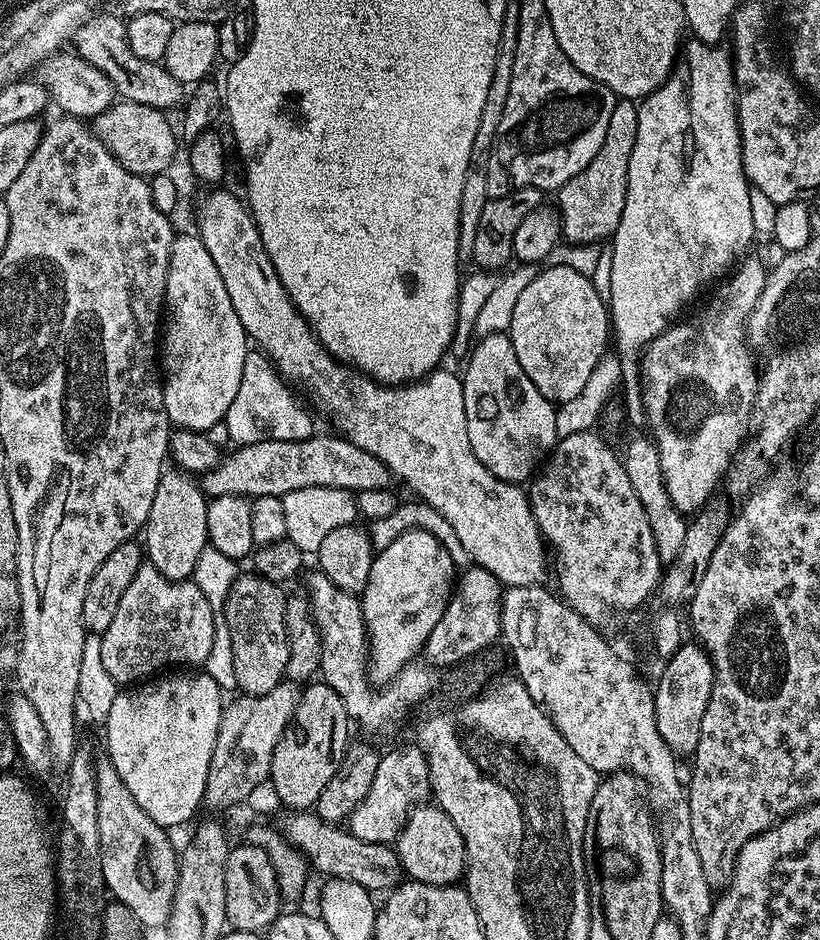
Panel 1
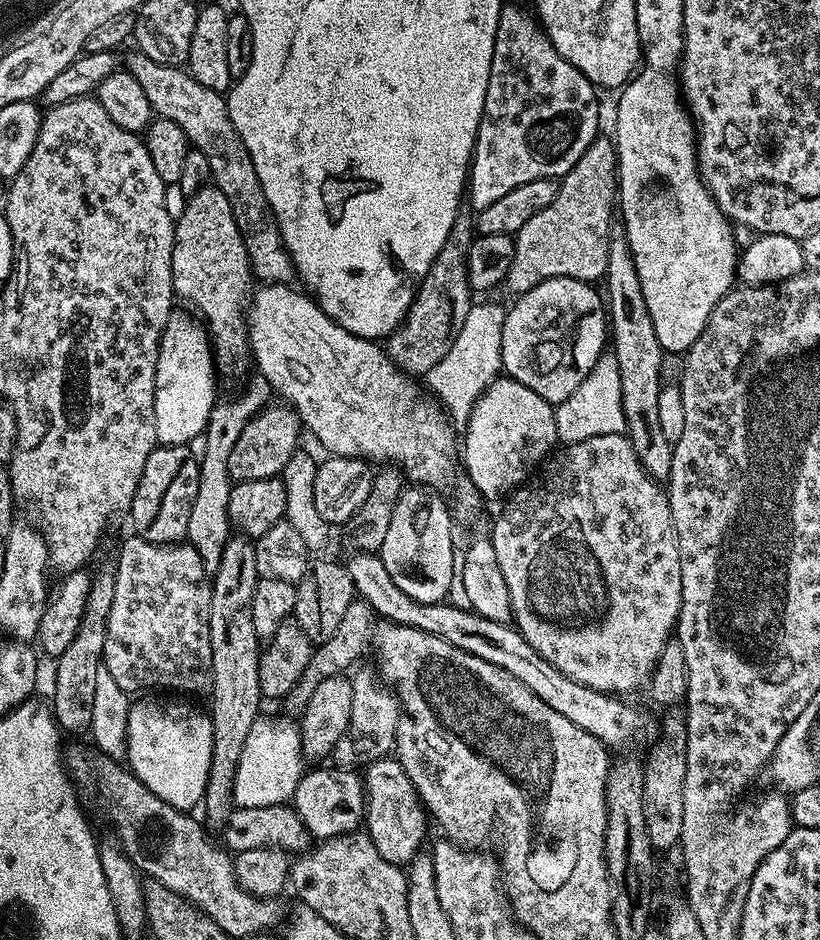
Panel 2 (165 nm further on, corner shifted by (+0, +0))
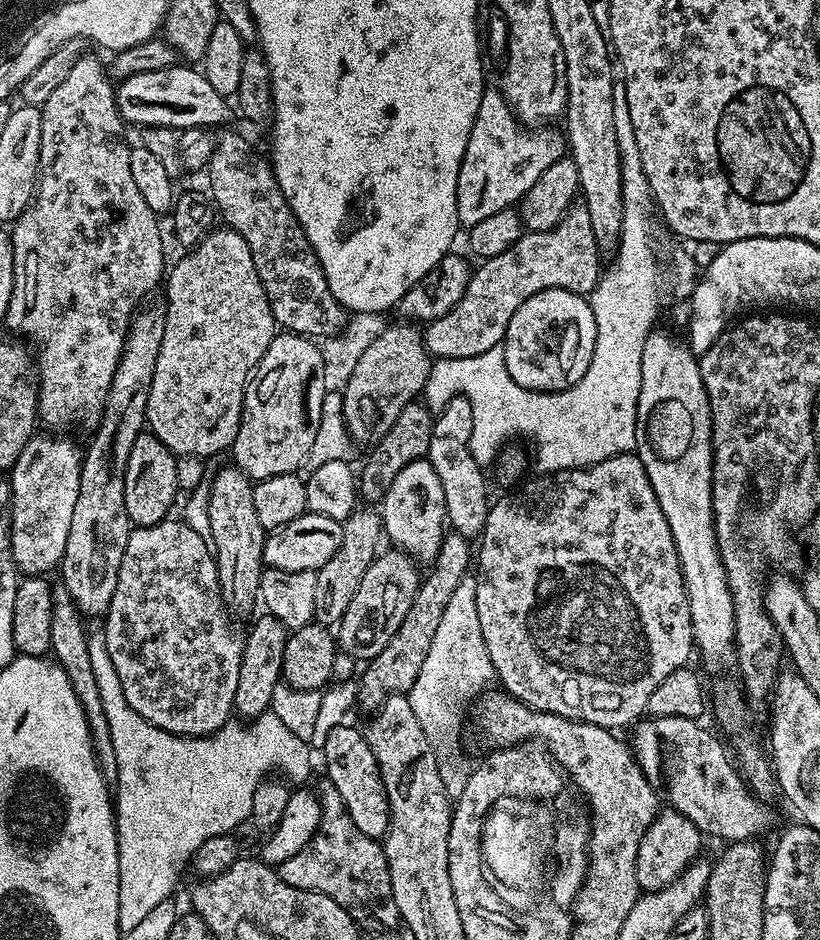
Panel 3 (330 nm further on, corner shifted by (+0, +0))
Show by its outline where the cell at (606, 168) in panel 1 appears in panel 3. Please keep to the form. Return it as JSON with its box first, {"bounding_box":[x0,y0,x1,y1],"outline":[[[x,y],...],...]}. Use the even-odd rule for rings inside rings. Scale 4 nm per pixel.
{"bounding_box":[423,206,602,360],"outline":[[[573,206],[569,208],[563,218],[558,222],[558,226],[554,226],[550,230],[545,232],[529,232],[525,231],[522,236],[518,238],[516,242],[504,253],[498,254],[496,257],[490,257],[485,259],[478,267],[473,271],[470,282],[466,286],[466,294],[462,294],[462,298],[458,298],[458,302],[452,307],[445,316],[439,316],[438,319],[431,321],[423,329],[424,345],[431,352],[433,357],[445,360],[446,358],[470,358],[474,354],[486,354],[486,350],[491,348],[501,347],[504,343],[504,335],[508,329],[508,323],[510,318],[514,318],[514,310],[518,310],[518,306],[522,306],[522,302],[526,302],[526,298],[534,298],[534,294],[538,294],[542,290],[550,290],[551,288],[557,288],[558,290],[570,290],[571,292],[577,292],[579,296],[587,297],[591,292],[596,289],[596,283],[600,281],[602,275],[602,263],[600,264],[600,255],[602,255],[602,249],[598,241],[594,238],[594,225],[590,222],[590,210],[585,206]]]}

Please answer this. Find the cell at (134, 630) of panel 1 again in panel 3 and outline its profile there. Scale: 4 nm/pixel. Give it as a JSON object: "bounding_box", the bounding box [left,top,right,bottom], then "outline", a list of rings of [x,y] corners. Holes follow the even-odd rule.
{"bounding_box":[102,518,245,736],"outline":[[[165,518],[156,525],[133,527],[130,538],[126,542],[126,554],[122,554],[122,566],[118,570],[118,586],[114,586],[114,598],[110,602],[102,627],[106,634],[106,650],[110,650],[110,658],[118,669],[118,682],[122,682],[122,694],[126,694],[126,702],[130,702],[130,706],[134,706],[134,710],[138,710],[138,714],[142,714],[146,722],[172,732],[175,736],[208,736],[229,723],[233,715],[234,690],[238,690],[238,670],[242,666],[245,637],[241,633],[240,635],[236,633],[235,626],[228,621],[230,616],[226,611],[223,595],[220,593],[216,557],[209,541],[194,534],[194,530],[190,530],[190,526],[185,524],[183,519],[172,519]]]}

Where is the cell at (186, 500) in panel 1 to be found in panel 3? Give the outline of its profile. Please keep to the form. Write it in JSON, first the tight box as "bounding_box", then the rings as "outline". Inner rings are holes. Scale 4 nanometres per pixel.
{"bounding_box":[123,431,179,527],"outline":[[[149,431],[136,436],[127,458],[123,494],[127,516],[135,527],[156,525],[171,513],[170,506],[179,489],[176,459],[175,453]]]}

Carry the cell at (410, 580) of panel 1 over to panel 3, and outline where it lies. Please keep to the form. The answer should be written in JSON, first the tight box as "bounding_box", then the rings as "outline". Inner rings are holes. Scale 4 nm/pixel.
{"bounding_box":[380,458,447,562],"outline":[[[426,458],[415,460],[394,478],[393,485],[380,502],[380,513],[383,533],[387,539],[389,537],[395,543],[393,545],[397,549],[407,552],[413,559],[420,562],[423,560],[431,562],[436,559],[441,542],[446,535],[447,516],[442,482]]]}

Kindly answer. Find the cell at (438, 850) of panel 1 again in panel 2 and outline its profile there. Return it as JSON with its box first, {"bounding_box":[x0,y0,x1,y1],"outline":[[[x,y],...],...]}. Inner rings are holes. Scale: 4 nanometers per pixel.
{"bounding_box":[362,758,430,864],"outline":[[[396,758],[375,760],[363,769],[362,776],[366,831],[372,839],[374,850],[378,850],[378,854],[382,854],[382,858],[386,858],[386,862],[391,864],[411,864],[417,852],[425,847],[424,835],[428,832],[428,824],[430,825],[420,795],[416,793],[416,787],[412,785],[406,770]]]}

